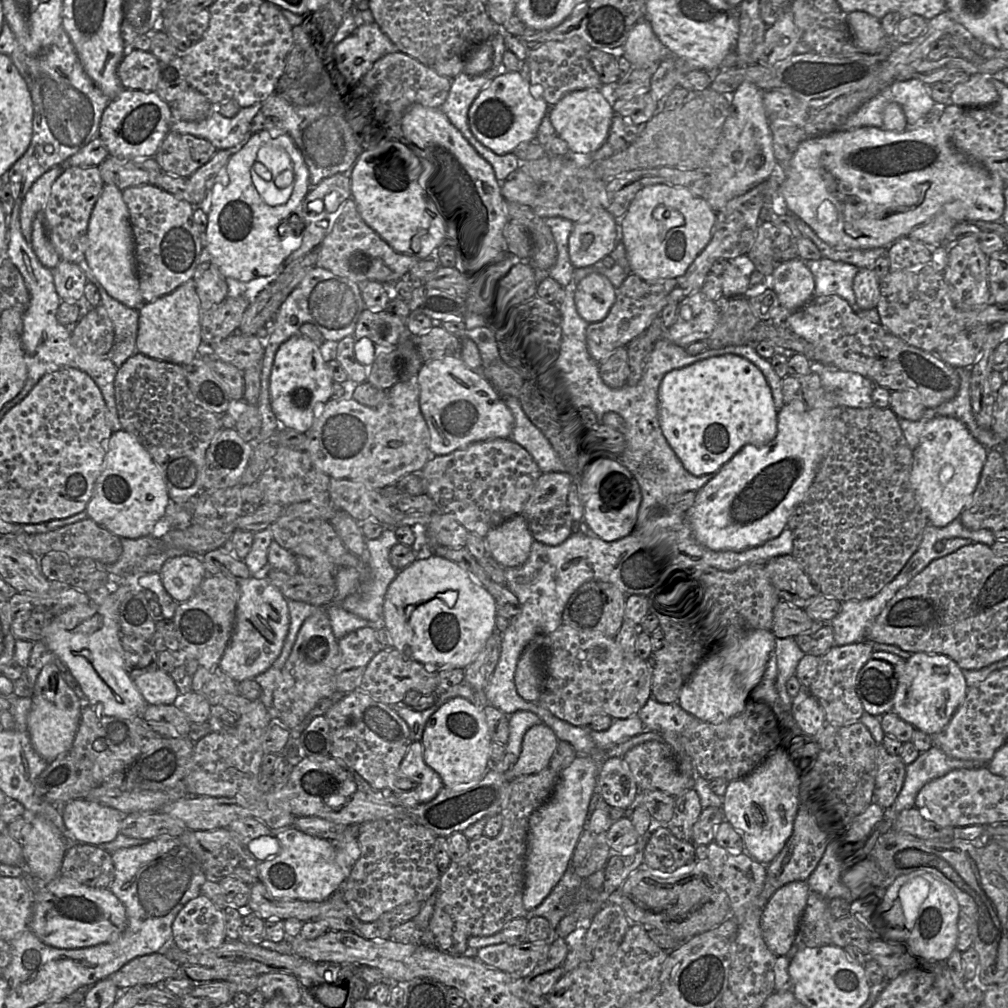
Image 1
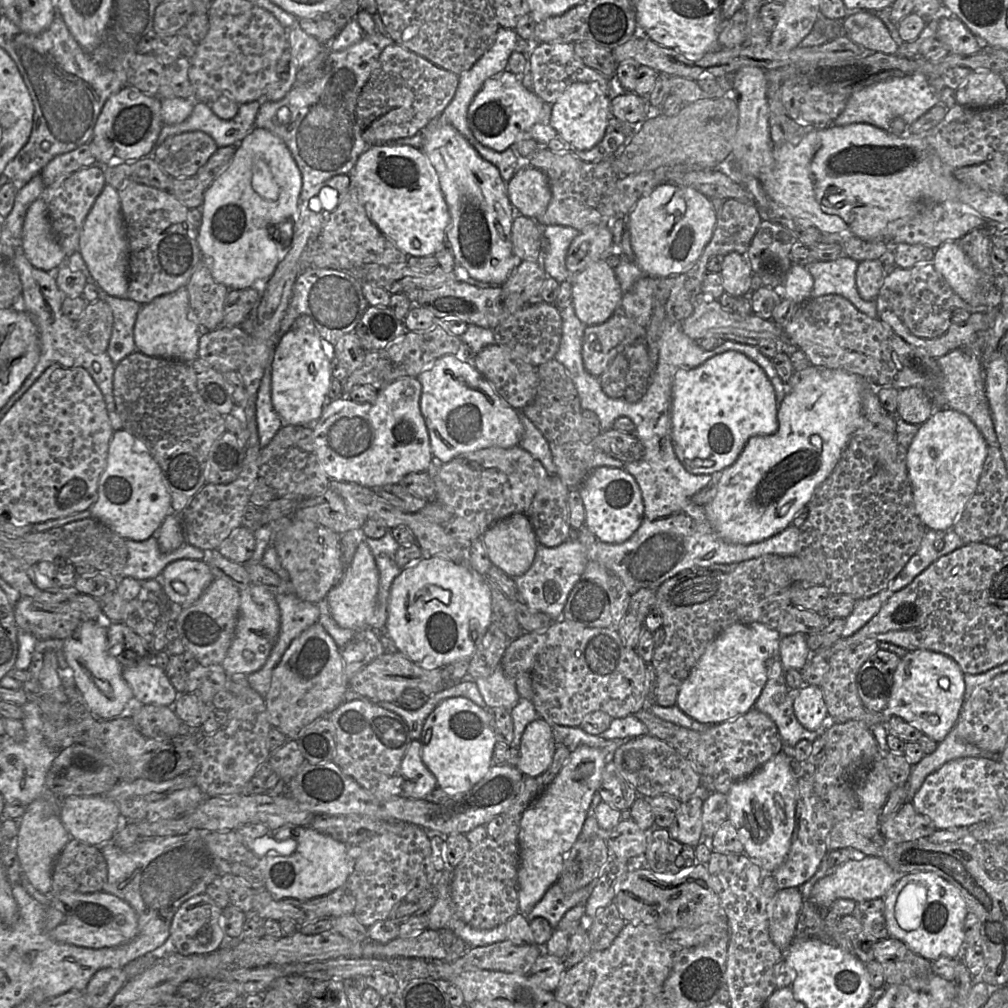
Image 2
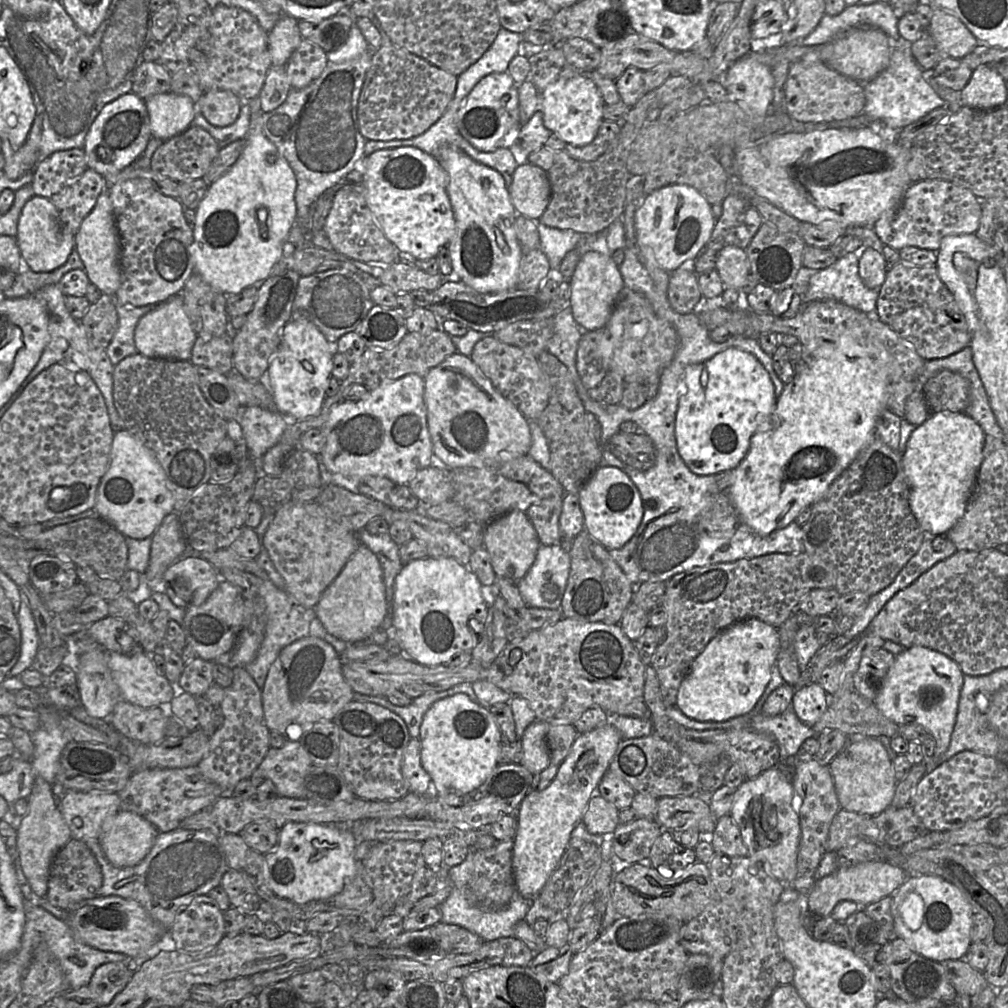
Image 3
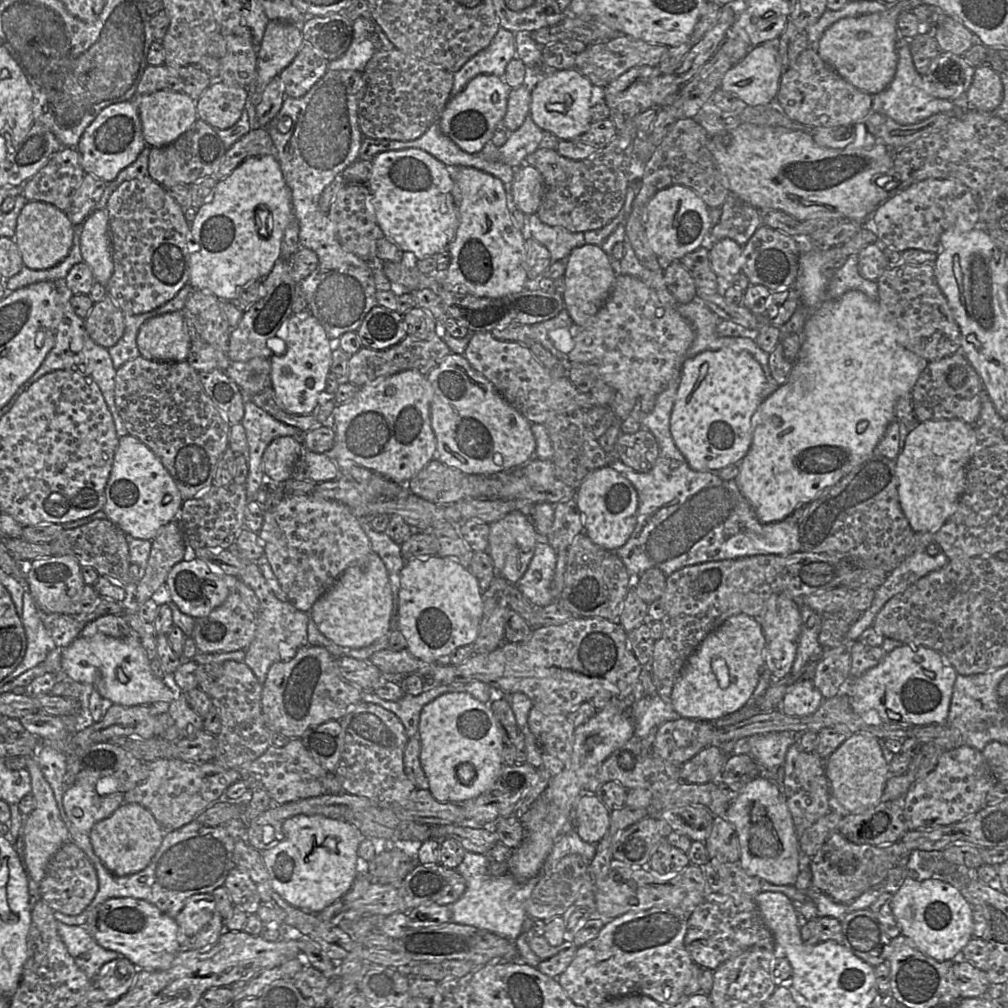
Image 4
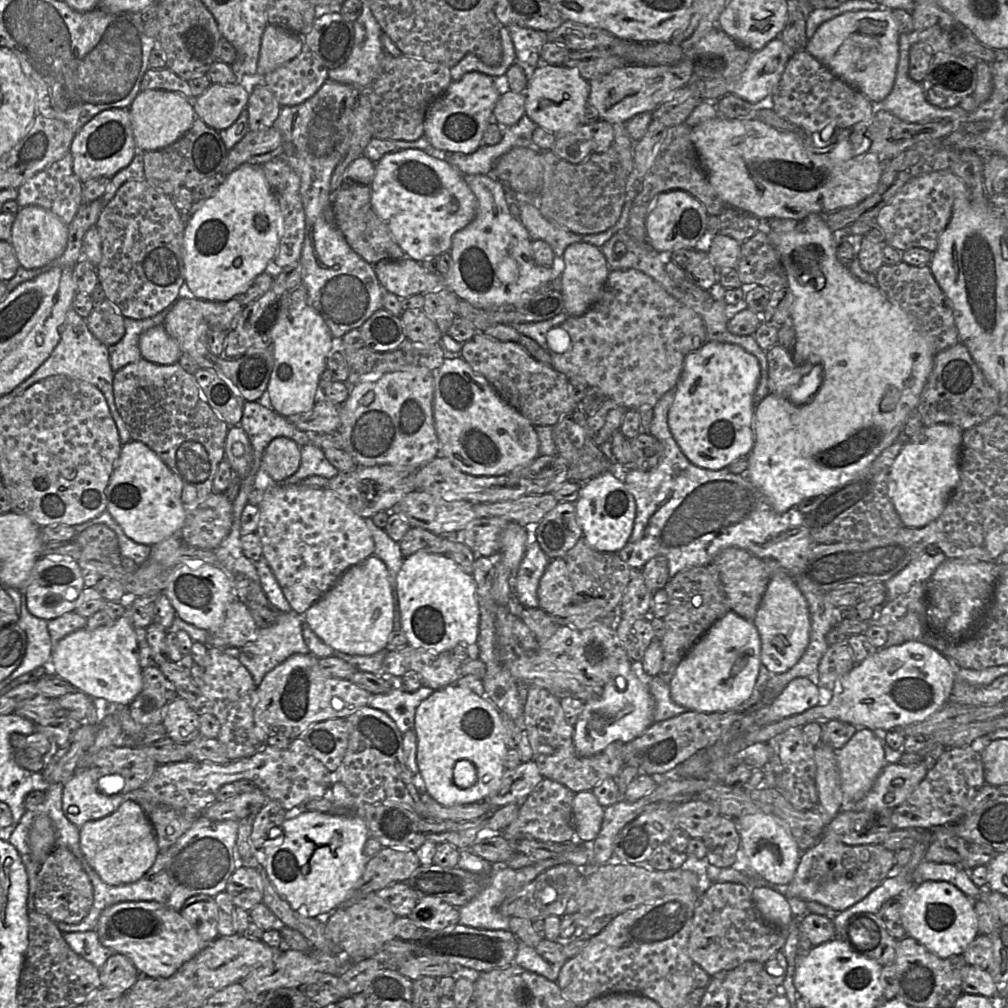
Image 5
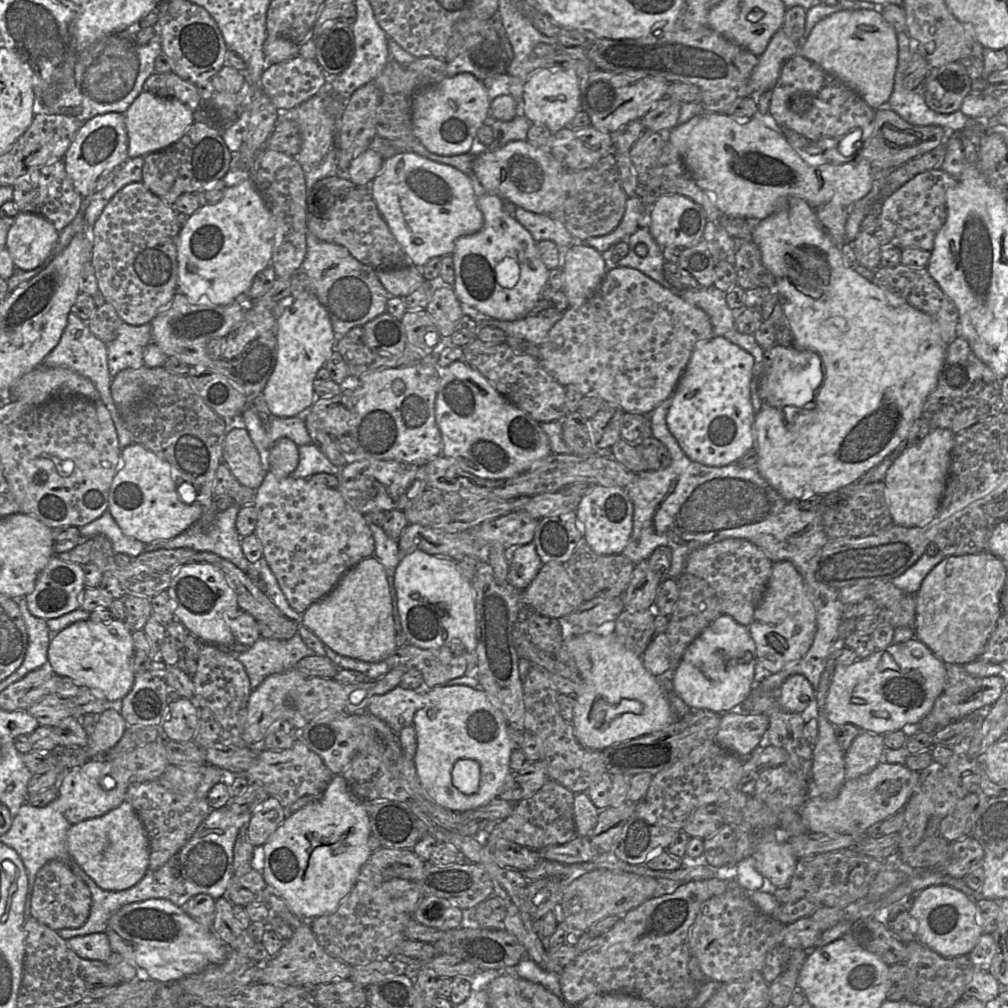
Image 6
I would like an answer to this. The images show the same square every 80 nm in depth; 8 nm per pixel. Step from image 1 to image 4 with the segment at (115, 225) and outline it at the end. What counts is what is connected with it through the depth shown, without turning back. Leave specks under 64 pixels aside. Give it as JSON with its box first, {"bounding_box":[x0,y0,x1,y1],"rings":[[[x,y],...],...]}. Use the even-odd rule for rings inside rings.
{"bounding_box":[80,208,114,287],"rings":[[[106,208],[94,209],[81,224],[80,250],[95,282],[106,287],[114,267]]]}

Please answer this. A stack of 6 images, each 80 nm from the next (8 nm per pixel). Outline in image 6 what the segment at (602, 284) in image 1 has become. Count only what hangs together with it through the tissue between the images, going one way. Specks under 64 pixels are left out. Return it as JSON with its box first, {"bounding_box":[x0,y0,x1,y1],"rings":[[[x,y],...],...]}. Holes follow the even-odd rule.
{"bounding_box":[563,242,606,308],"rings":[[[583,242],[571,245],[564,253],[563,260],[563,292],[569,301],[568,308],[581,307],[597,290],[606,272],[605,261],[600,252]]]}

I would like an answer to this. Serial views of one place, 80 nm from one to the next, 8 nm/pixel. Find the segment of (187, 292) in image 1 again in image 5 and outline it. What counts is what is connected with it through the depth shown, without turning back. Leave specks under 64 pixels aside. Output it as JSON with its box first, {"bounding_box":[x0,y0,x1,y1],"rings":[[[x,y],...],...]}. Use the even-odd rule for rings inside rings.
{"bounding_box":[139,324,182,365],"rings":[[[162,324],[141,335],[139,349],[143,359],[161,365],[177,363],[182,355],[177,341],[168,335]]]}

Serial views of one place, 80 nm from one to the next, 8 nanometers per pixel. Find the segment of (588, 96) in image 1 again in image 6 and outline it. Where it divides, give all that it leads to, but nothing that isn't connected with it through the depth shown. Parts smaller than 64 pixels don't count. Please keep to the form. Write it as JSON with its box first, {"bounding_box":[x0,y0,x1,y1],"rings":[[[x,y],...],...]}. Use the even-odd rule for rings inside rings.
{"bounding_box":[522,69,580,133],"rings":[[[539,69],[524,83],[522,113],[533,125],[546,126],[554,133],[565,128],[580,110],[580,78],[573,70]]]}

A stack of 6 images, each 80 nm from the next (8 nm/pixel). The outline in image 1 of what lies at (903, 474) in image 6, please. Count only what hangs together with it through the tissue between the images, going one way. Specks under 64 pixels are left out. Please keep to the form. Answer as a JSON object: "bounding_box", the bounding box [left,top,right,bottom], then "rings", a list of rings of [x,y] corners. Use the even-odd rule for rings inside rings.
{"bounding_box":[910,415,988,527],"rings":[[[934,415],[926,423],[919,444],[913,450],[910,481],[929,523],[944,527],[960,517],[973,497],[987,453],[988,449],[955,418]]]}

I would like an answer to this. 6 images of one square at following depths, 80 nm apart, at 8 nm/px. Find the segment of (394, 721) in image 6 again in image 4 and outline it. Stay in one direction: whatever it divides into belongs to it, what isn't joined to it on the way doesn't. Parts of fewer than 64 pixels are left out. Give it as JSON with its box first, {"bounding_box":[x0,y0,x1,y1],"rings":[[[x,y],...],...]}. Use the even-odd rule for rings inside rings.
{"bounding_box":[362,685,450,737],"rings":[[[426,685],[419,695],[404,694],[397,701],[381,699],[372,691],[362,691],[362,701],[380,705],[394,713],[402,722],[407,737],[417,736],[422,708],[436,698],[436,695],[450,691],[450,685]]]}

